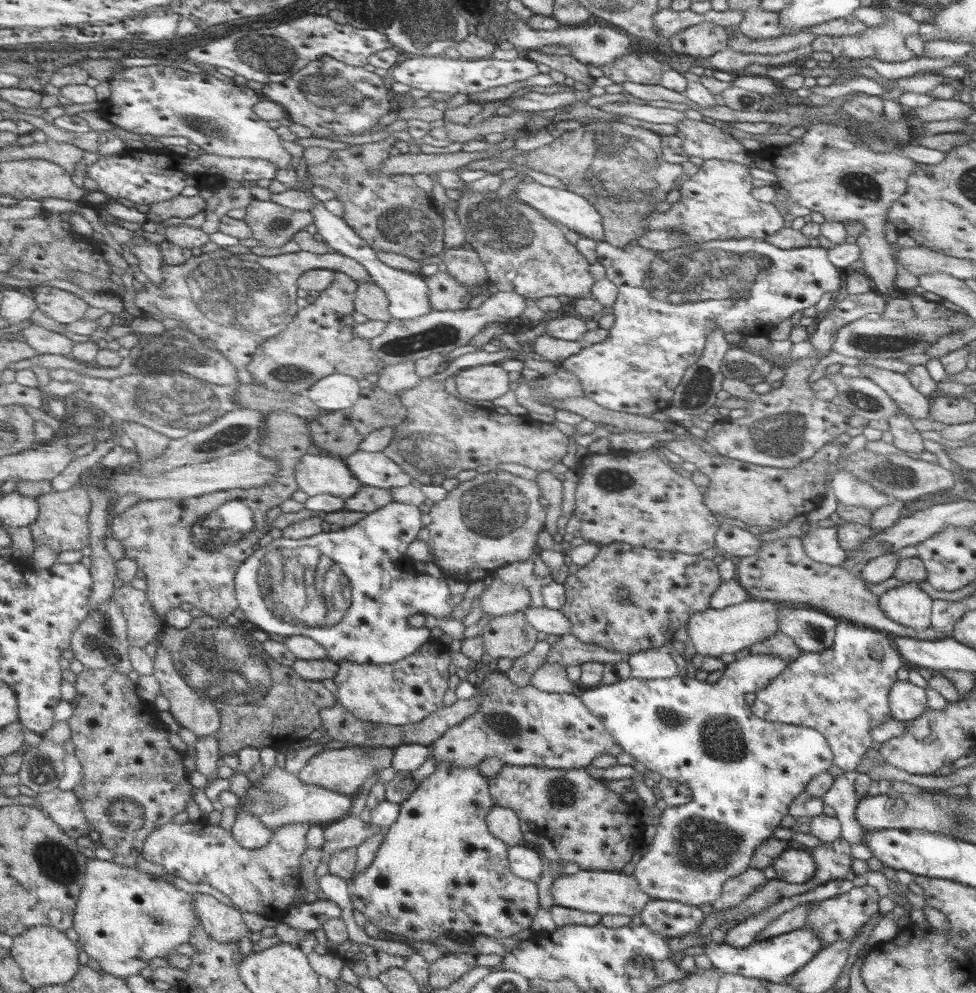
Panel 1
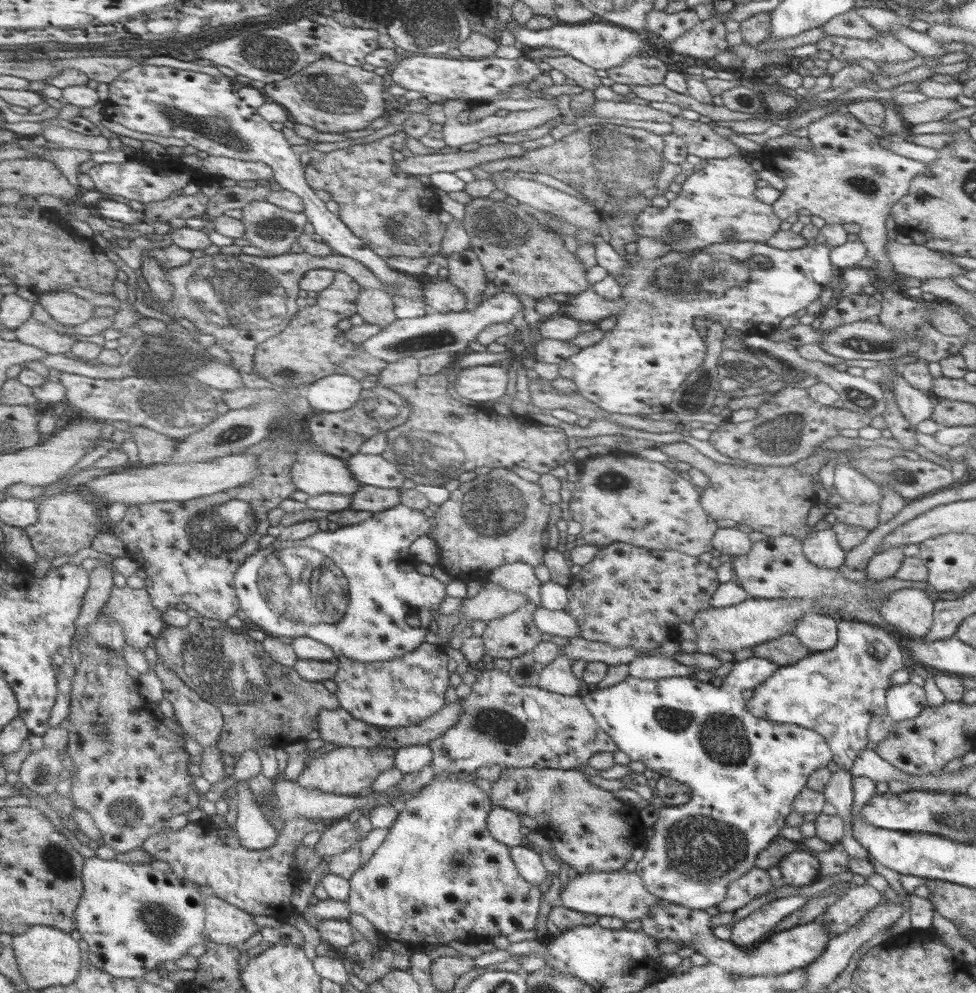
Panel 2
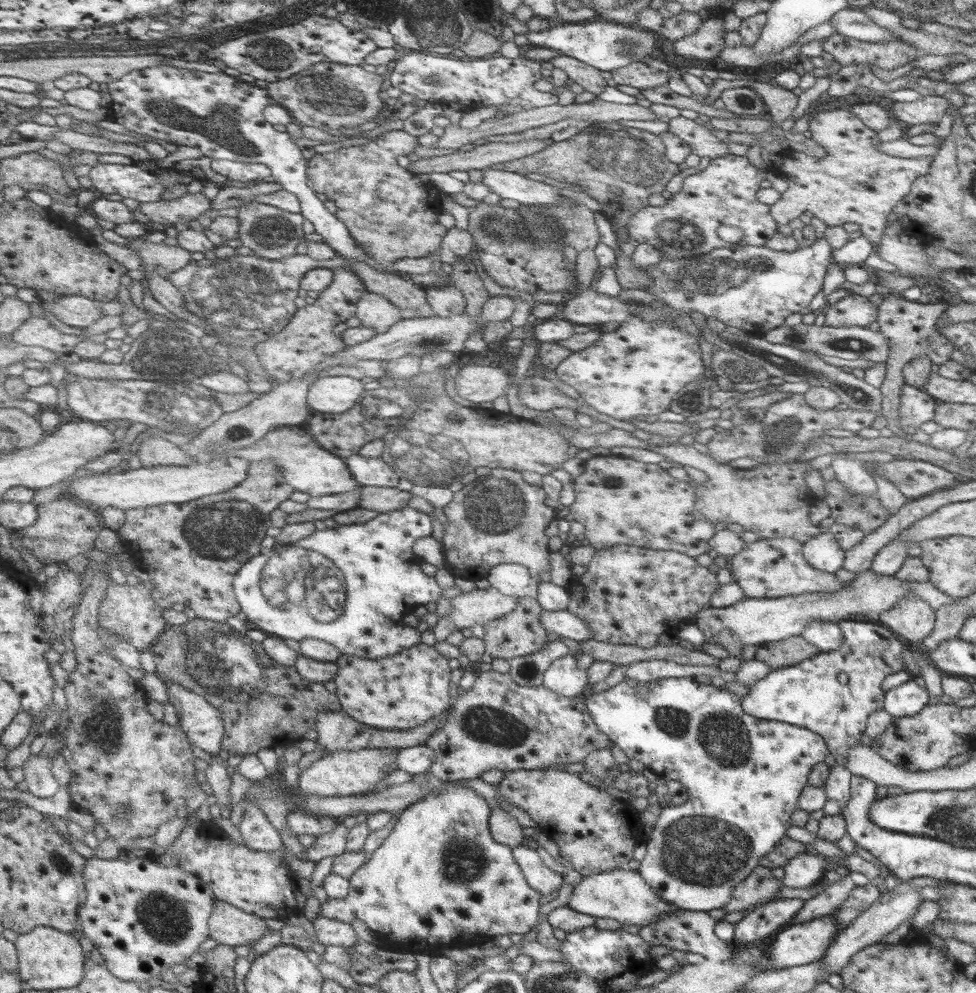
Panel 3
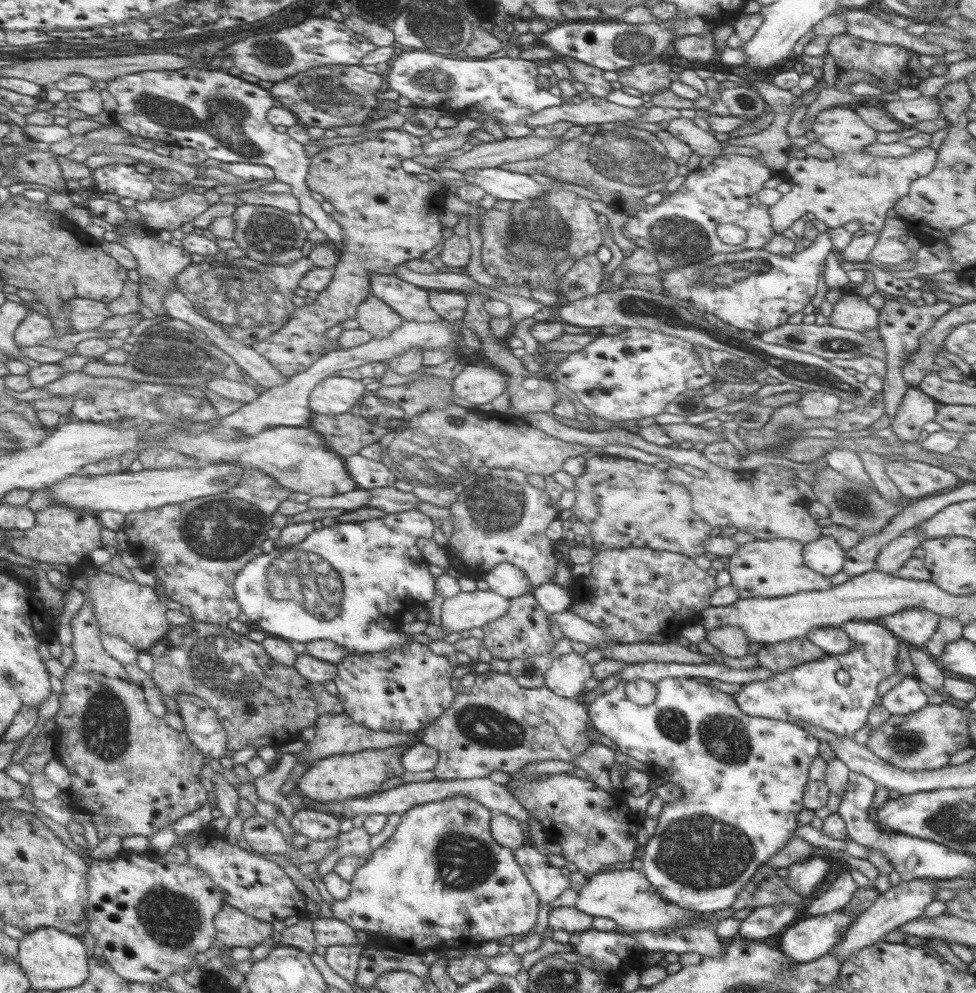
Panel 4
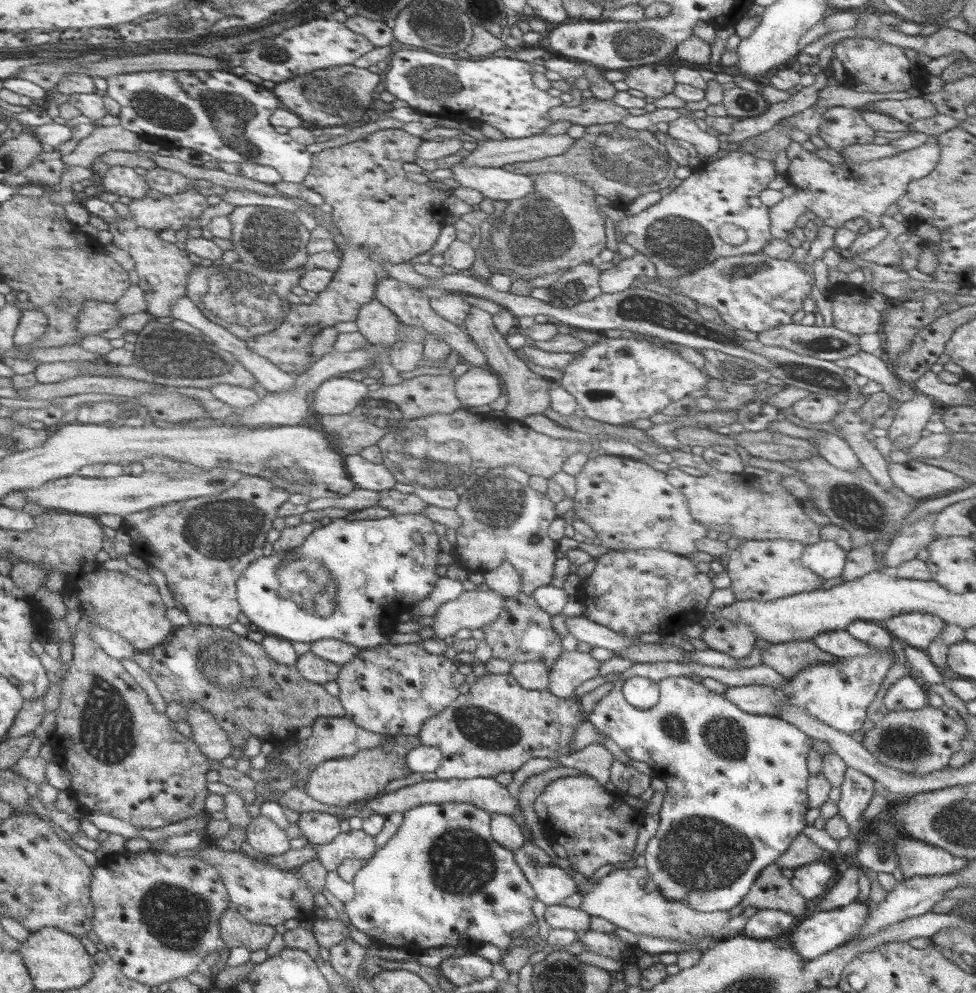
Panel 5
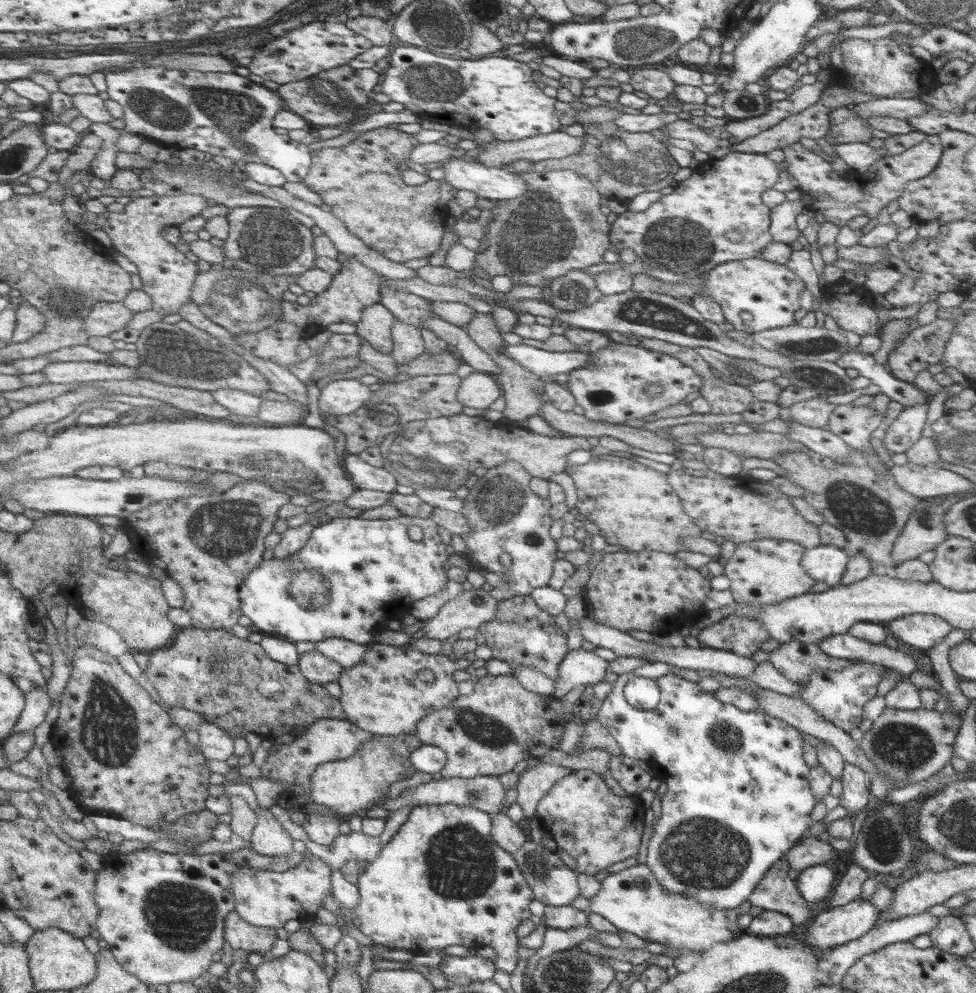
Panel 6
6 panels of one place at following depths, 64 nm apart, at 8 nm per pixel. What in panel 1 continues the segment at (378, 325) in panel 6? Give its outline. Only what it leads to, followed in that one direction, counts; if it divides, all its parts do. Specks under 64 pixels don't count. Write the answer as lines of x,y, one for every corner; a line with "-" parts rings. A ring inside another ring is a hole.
360,283
353,304
355,311
363,314
368,321
389,323
392,320
388,311
389,298
374,283

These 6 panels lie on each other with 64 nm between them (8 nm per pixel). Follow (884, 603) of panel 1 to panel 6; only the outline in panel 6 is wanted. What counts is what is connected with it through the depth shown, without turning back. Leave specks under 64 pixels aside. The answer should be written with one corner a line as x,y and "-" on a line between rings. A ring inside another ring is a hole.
925,614
902,616
886,623
886,626
899,642
909,644
922,653
934,648
953,628
941,616

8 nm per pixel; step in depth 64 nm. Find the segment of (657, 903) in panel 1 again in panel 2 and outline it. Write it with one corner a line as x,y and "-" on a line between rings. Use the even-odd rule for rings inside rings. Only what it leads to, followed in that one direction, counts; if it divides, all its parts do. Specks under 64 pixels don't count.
663,901
656,907
650,908
649,914
640,920
641,930
659,942
668,940
682,947
694,948
696,953
705,956
708,962
742,977
784,975
797,968
808,967
822,952
825,952
826,945
831,939
830,933
824,929
822,923
812,921
774,933
751,948
742,948
730,941
718,939
712,933
713,928
708,923
710,917
704,910
694,910
694,908

